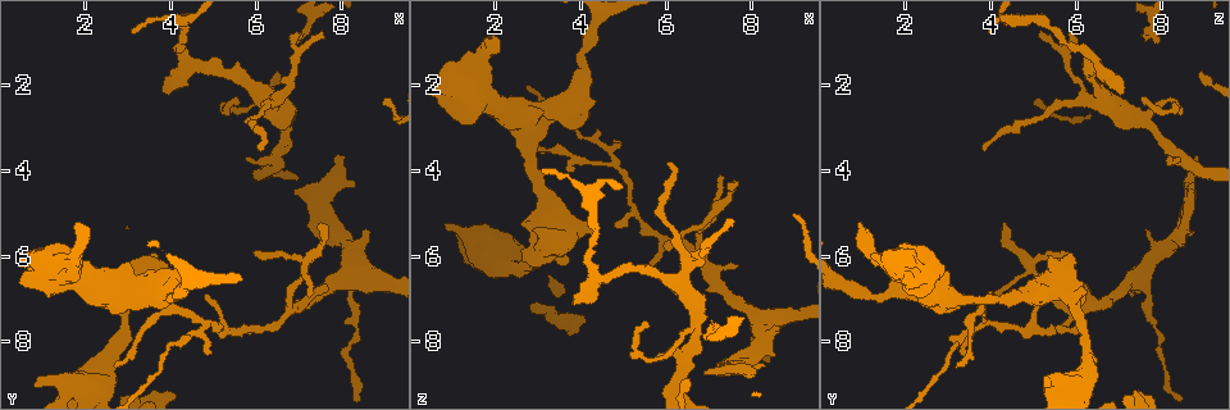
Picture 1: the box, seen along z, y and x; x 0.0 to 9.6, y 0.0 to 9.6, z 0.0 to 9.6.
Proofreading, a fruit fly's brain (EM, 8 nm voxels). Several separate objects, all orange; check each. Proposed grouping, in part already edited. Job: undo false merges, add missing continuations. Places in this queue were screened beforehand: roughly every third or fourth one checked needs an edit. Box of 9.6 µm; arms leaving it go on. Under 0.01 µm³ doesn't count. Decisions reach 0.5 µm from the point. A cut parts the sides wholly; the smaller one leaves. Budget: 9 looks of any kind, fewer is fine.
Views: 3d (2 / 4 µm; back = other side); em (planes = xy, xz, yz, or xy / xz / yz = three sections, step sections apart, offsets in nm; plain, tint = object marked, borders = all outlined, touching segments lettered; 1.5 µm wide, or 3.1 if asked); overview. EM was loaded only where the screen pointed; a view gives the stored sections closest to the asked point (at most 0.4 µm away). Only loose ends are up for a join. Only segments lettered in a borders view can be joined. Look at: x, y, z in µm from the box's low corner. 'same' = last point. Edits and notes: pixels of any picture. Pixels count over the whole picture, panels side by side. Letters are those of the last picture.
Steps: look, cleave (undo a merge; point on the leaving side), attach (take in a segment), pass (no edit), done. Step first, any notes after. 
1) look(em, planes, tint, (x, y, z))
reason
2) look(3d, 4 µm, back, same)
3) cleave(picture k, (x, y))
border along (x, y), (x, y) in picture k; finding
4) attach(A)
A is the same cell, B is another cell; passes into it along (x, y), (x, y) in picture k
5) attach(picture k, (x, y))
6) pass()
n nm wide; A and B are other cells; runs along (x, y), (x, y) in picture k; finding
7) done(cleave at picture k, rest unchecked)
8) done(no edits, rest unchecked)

look(em, planes, tint, (2.60, 6.90, 5.25))
stops while still wide

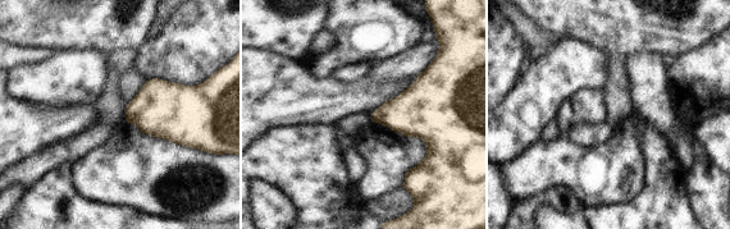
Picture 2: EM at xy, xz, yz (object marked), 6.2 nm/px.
look(em, planes, borders, same)
see the neighbours

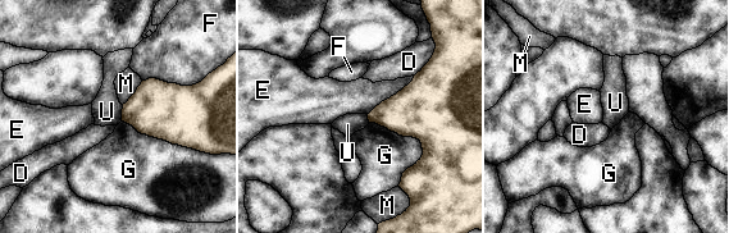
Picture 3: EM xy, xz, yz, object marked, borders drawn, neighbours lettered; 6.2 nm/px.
pass()
G touches over 440 nm; D, E, F, G, M and U are other cells; border along (123, 105), (121, 120) in picture 3; no lettered segment goes on from it

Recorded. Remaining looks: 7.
look(em, planes, borders, (4.95, 8.30, 3.40))
free end

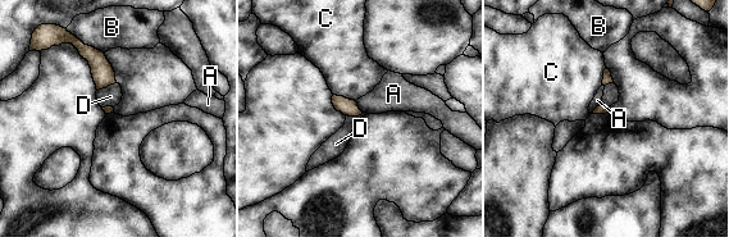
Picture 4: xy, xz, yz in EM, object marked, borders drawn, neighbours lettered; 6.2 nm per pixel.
pass()
A, B, C and D are other cells; border along (355, 101), (363, 112) in picture 4; none of them fits

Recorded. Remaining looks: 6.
look(em, planes, plain, (6.10, 3.50, 3.80))
long arm stops here

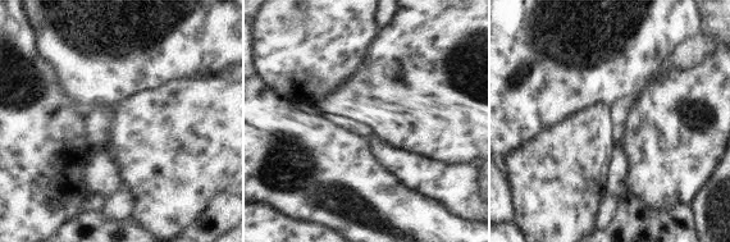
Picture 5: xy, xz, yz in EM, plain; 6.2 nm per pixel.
look(em, planes, borders, same)
see the neighbours

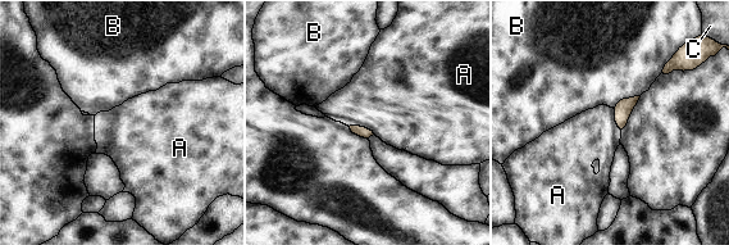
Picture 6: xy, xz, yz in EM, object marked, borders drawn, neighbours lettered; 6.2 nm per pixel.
pass()
B touches over 190 nm; A, B and C are other cells; no lettered segment goes on from it

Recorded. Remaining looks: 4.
look(em, planes, borders, (5.75, 3.75, 8.40))
branch stops here

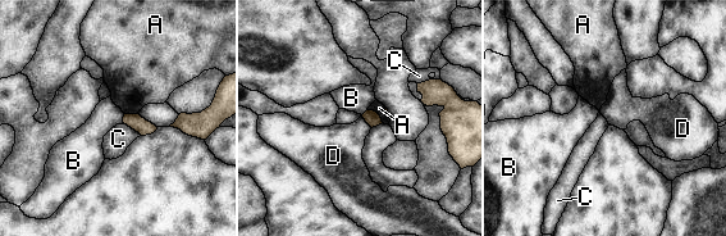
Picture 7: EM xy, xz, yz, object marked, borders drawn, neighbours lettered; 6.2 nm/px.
pass()
A, B, C and D are other cells; border along (437, 78), (429, 78), (418, 84) in picture 7; no lettered segment goes on from it

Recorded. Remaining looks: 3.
done(no edits, rest unchecked)

